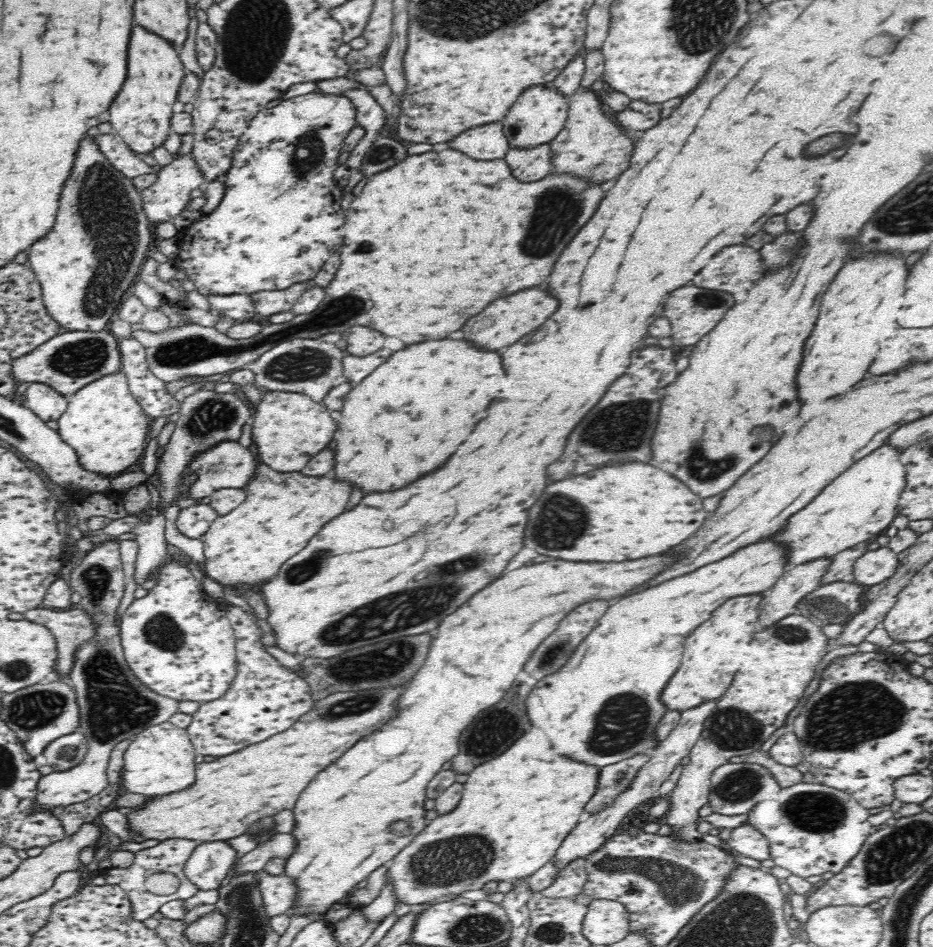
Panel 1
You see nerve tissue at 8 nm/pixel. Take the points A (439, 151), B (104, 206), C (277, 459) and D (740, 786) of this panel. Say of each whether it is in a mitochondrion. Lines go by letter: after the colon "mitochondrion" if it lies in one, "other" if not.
A: other
B: mitochondrion
C: other
D: mitochondrion

